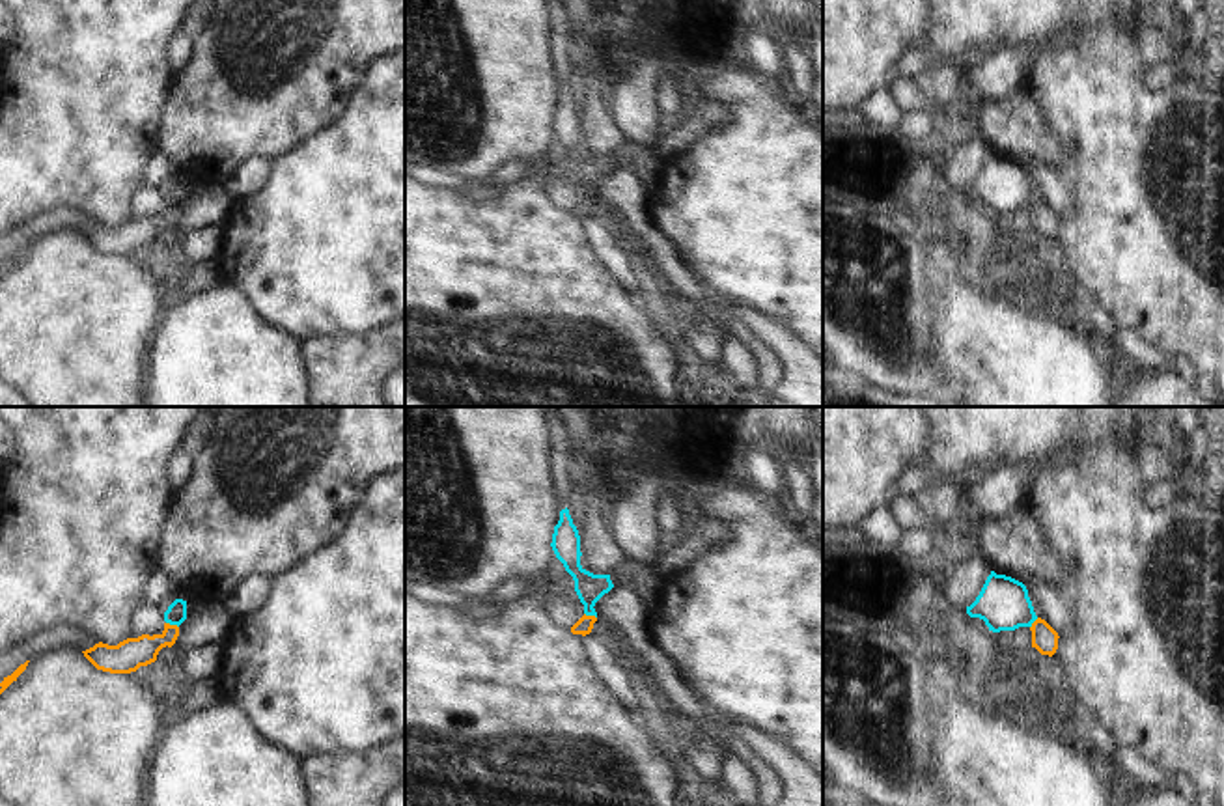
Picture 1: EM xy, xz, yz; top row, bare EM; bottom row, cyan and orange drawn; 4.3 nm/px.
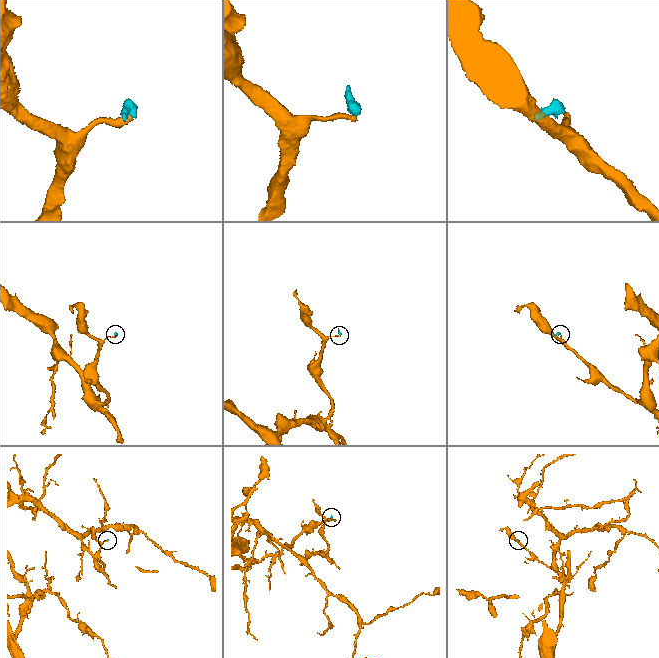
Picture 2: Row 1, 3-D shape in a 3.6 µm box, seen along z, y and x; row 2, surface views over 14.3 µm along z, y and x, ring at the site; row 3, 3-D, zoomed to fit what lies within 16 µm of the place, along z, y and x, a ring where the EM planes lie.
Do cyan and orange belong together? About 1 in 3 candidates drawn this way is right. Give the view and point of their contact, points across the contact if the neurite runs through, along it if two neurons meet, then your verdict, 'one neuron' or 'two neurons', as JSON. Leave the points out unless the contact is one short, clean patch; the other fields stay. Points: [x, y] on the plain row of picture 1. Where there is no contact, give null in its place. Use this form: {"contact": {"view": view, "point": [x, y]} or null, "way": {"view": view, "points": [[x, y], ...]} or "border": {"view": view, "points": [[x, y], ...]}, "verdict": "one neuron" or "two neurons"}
{"contact": {"view": "xy", "point": [172, 206]}, "border": {"view": "xy", "points": [[166, 204], [178, 209]]}, "verdict": "two neurons"}

